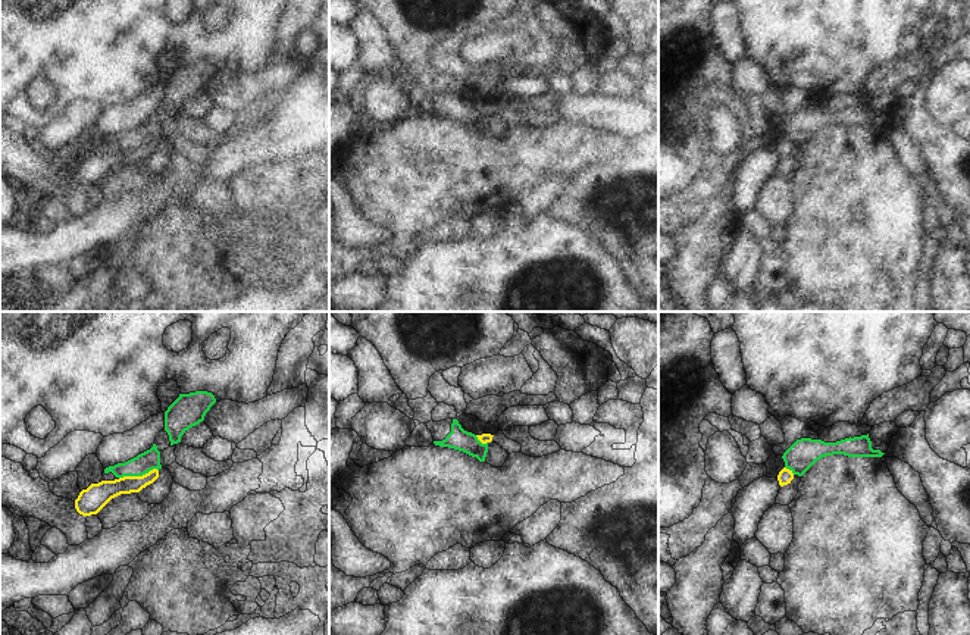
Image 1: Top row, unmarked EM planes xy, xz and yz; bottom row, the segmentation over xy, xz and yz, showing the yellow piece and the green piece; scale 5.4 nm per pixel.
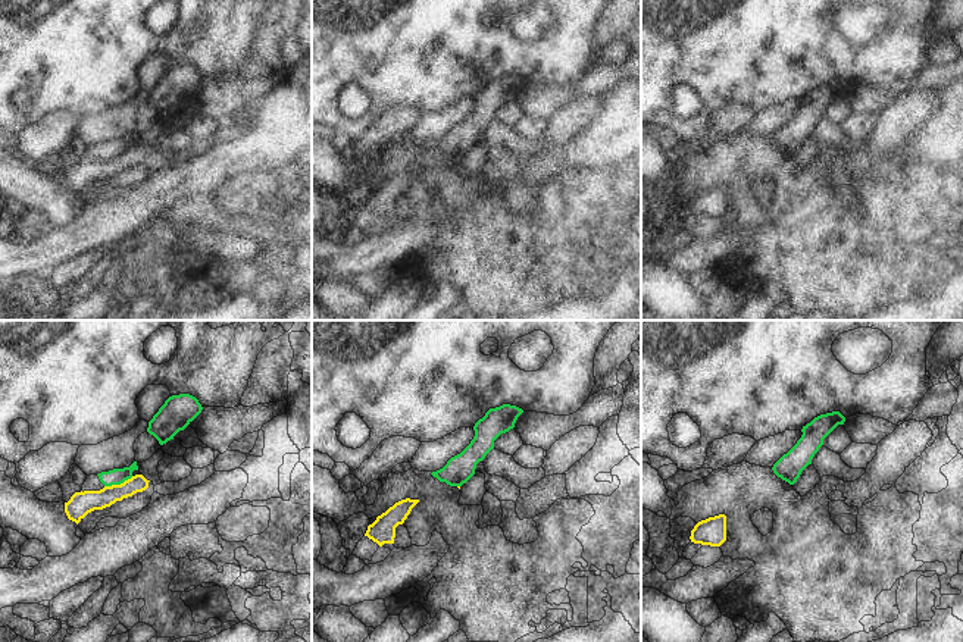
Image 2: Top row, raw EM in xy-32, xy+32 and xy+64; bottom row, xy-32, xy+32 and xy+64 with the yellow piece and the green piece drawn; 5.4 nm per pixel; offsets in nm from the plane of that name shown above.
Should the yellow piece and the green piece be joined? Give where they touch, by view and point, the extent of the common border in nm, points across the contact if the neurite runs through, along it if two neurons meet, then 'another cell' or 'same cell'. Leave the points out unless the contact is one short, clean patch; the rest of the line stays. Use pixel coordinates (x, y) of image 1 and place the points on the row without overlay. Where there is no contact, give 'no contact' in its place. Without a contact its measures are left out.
xy (138, 147) | 220 nm | along xy (157, 140), (119, 149) | another cell

